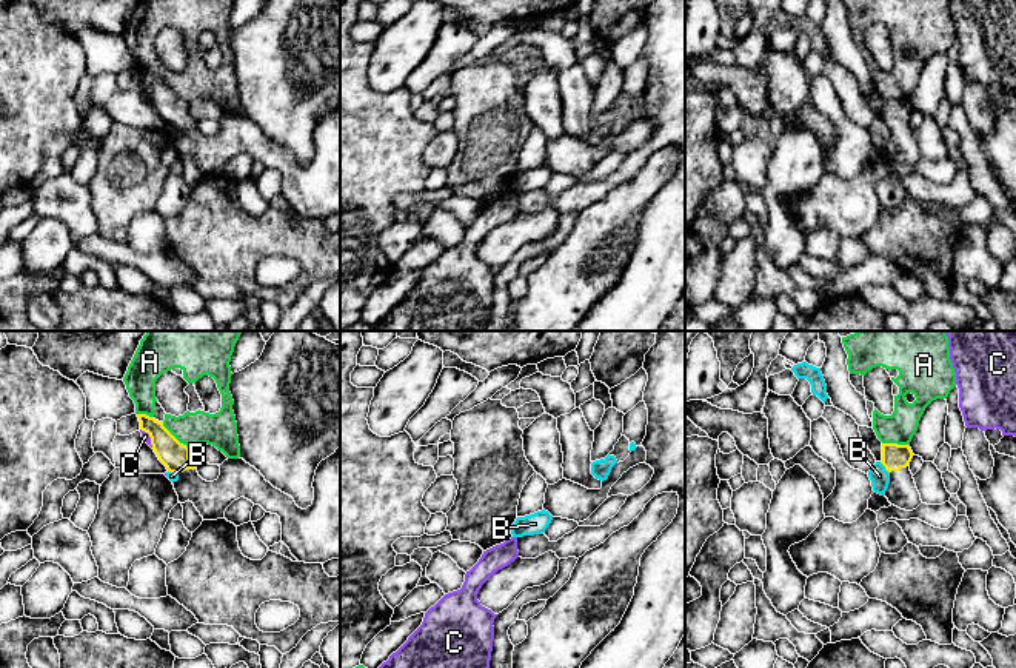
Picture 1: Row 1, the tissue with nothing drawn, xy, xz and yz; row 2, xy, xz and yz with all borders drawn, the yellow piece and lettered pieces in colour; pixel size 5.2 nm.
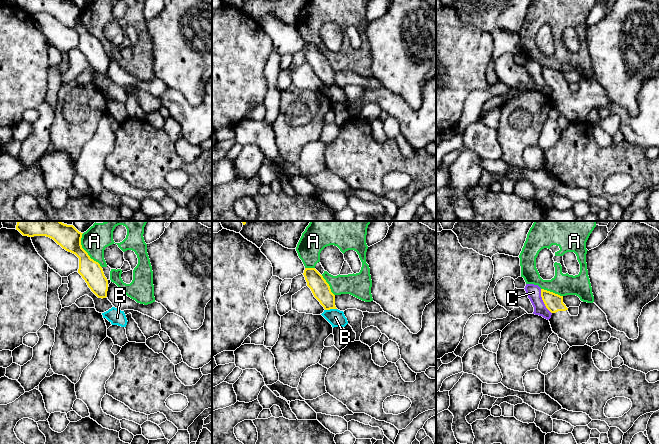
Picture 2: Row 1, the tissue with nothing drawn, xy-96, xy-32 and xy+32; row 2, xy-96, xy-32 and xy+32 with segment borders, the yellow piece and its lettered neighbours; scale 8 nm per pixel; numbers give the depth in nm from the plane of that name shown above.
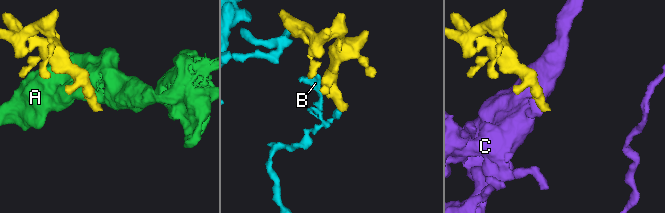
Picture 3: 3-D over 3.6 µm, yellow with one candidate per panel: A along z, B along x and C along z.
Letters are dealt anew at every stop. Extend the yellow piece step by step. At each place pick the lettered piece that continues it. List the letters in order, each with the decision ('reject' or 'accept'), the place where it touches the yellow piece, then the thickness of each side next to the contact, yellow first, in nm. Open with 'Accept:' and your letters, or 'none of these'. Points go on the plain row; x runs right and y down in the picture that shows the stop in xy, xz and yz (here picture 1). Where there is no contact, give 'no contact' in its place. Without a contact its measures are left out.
Accept: none of these
A: reject; contact xy (173, 91); calibres 150 and 180 nm
B: reject; contact yz (885, 123); calibres 130 and 100 nm
C: reject; contact xy (150, 91); calibres 150 and 40 nm

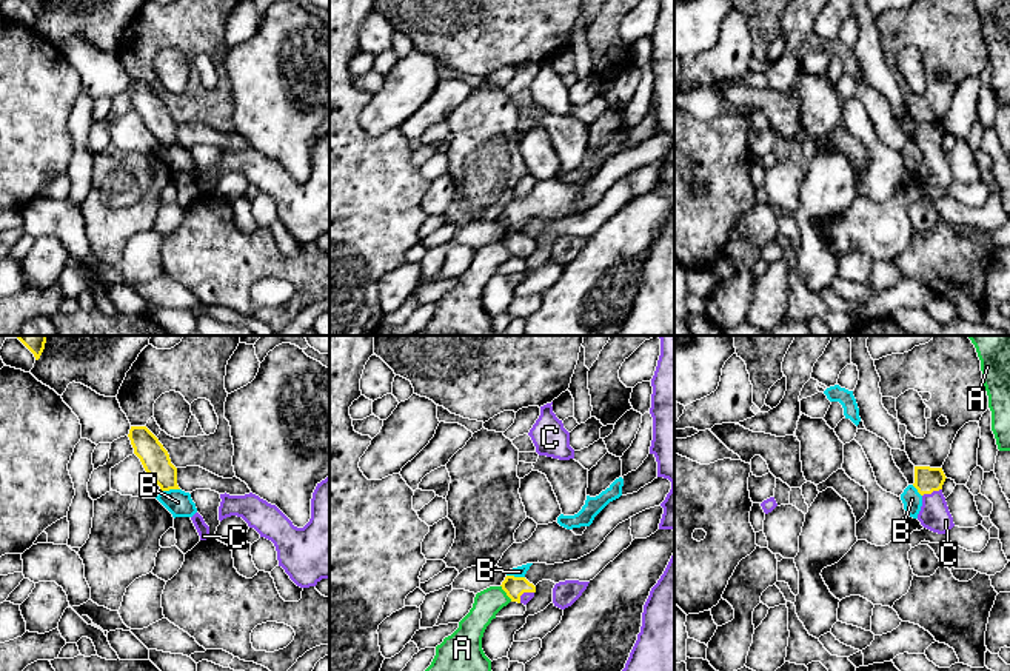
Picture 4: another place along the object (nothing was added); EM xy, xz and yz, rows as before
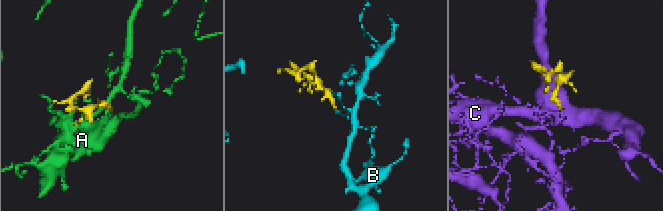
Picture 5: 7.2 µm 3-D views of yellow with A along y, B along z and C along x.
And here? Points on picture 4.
Accept: C
A: reject; contact xz (505, 247); calibres 110 and 140 nm
B: reject; contact xy (170, 143); calibres 150 and 140 nm
C: accept; contact yz (932, 146); calibres 130 and 160 nm

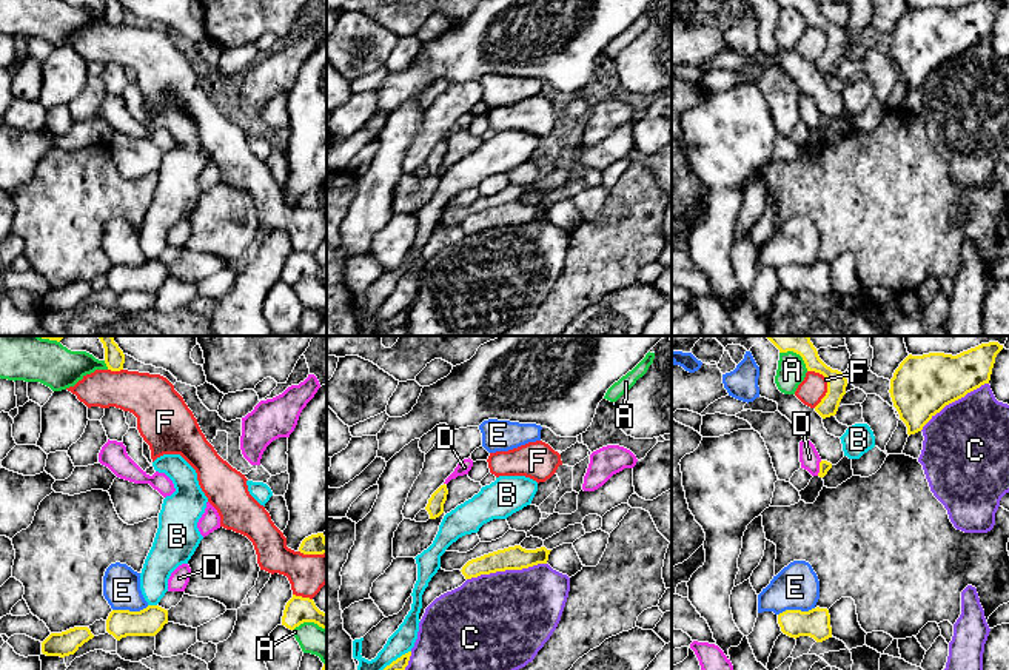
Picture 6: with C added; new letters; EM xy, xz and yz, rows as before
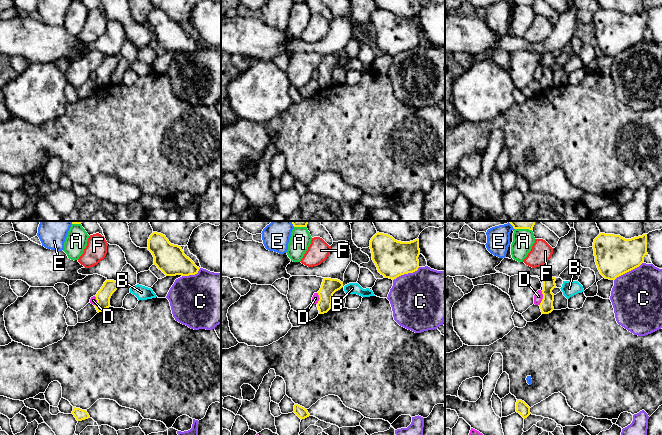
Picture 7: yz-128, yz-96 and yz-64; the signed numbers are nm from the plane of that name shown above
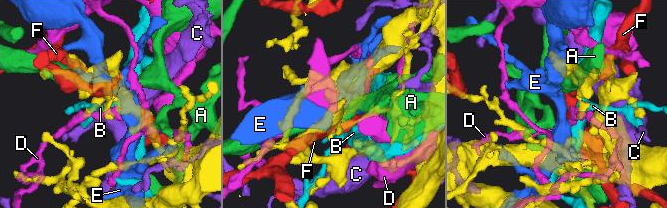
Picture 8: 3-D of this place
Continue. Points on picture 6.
Accept: none of these
A: reject; contact xy (107, 20); calibres 110 and 220 nm
B: reject; contact xz (392, 318); calibres 70 and 120 nm
C: reject; contact xz (506, 224); calibres 130 and 480 nm
D: reject; contact yz (820, 123); calibres 60 and 110 nm
E: reject; contact yz (795, 265); calibres 150 and 240 nm
F: reject; contact yz (827, 39); calibres 110 and 140 nm

